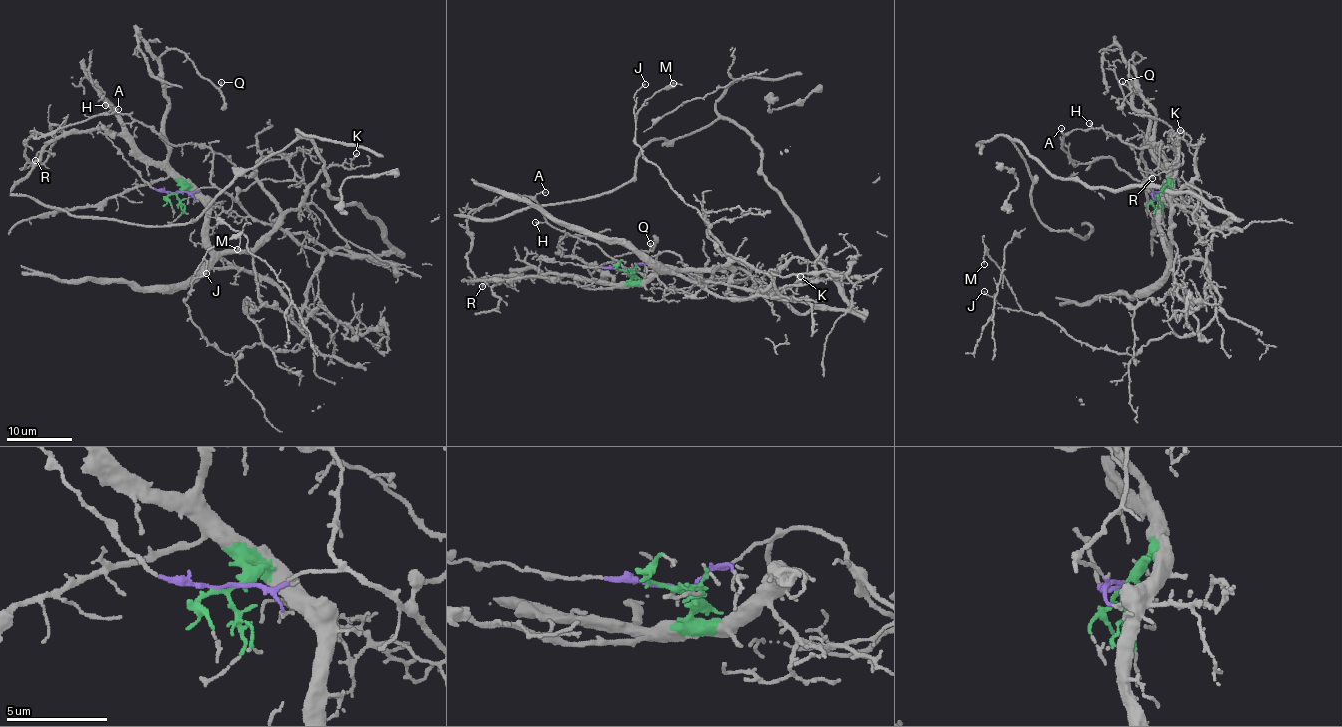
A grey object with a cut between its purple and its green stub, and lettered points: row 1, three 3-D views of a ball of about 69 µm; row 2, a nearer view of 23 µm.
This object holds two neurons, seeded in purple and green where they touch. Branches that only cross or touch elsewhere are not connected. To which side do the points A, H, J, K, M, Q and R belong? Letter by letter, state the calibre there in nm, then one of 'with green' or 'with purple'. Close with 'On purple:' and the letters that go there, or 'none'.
A: 110 nm | with purple
H: 140 nm | with purple
J: 110 nm | with purple
K: 150 nm | with green
M: 120 nm | with purple
Q: 150 nm | with green
R: 140 nm | with green
On purple: A, H, J, M

